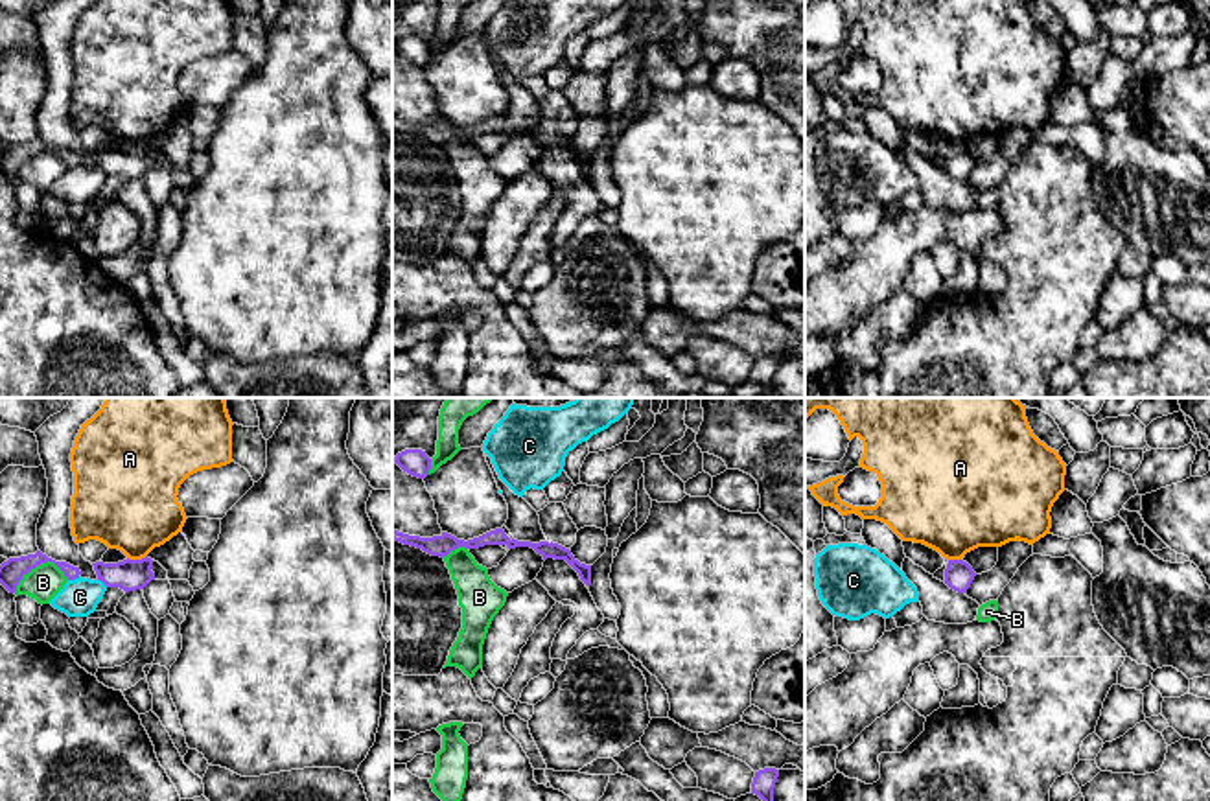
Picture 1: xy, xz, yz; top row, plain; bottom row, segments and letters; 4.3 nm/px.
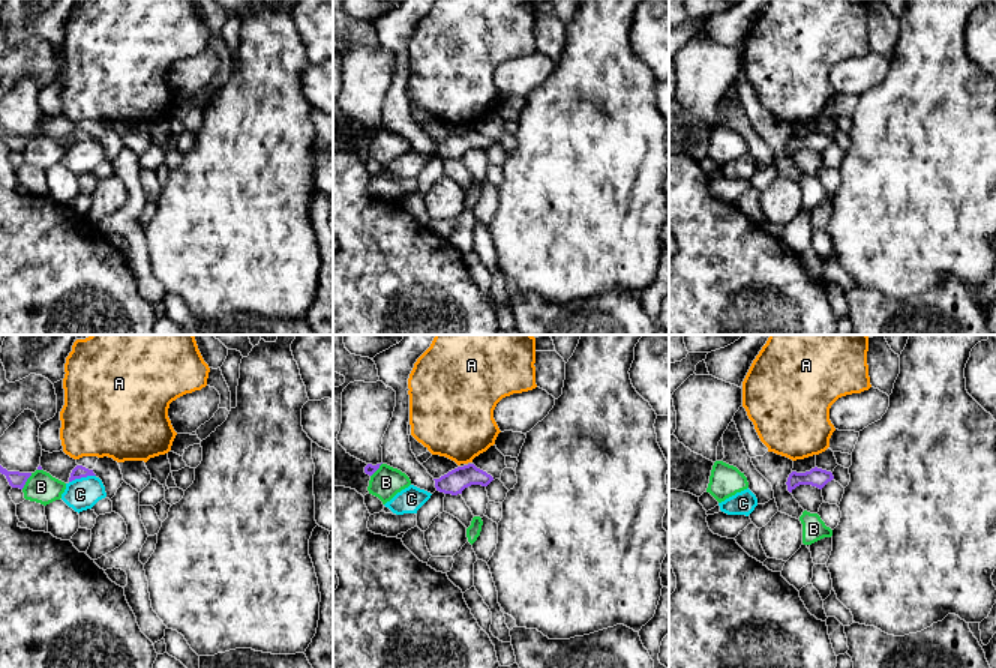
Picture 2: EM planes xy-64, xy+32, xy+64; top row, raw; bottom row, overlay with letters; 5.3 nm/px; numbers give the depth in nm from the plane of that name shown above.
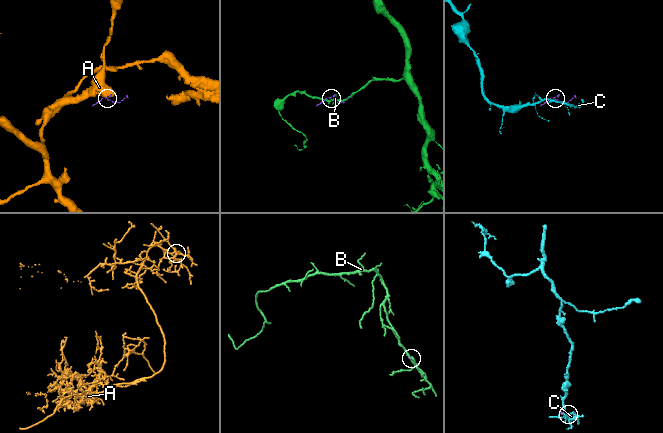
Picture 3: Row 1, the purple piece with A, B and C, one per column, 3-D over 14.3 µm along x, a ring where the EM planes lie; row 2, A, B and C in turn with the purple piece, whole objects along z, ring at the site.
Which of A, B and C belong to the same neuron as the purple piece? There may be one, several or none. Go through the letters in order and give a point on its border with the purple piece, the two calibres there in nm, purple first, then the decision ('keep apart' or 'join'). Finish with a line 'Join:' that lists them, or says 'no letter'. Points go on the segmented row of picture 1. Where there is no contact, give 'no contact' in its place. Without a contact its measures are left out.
A: xy (137, 560) | 140/400 nm | keep apart
B: xy (37, 564) | 110/150 nm | keep apart
C: xy (74, 579) | 80/170 nm | keep apart
Join: no letter

